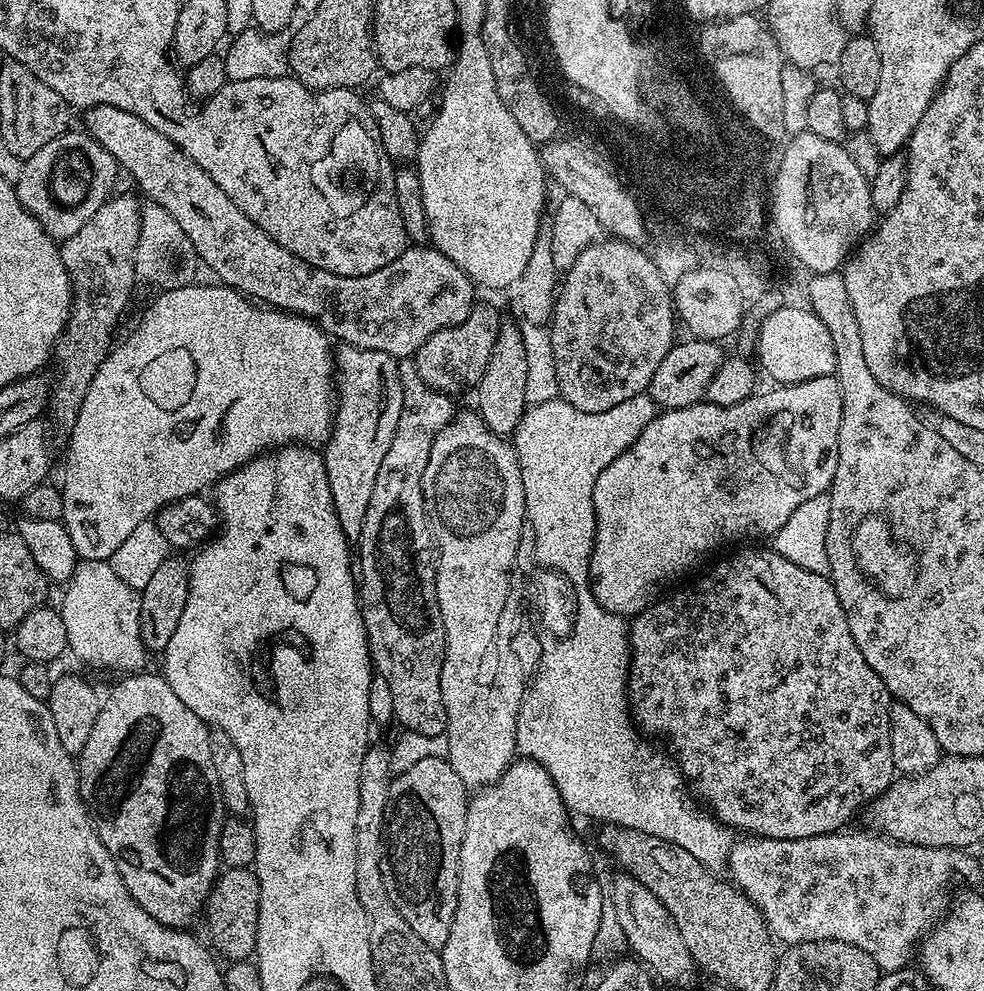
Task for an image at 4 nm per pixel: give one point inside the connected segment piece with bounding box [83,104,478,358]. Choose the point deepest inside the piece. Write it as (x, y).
(397, 309)

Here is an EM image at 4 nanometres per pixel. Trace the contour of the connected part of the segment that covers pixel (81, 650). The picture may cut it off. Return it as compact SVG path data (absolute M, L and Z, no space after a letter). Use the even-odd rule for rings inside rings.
M103 560L78 563L64 589L64 601L58 604L58 611L66 625L68 652L84 664L117 668L120 674L141 671L146 653L140 633L140 598L118 578L111 565Z

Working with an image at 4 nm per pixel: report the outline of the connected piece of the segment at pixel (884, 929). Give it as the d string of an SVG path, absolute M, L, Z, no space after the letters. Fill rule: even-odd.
M841 830L797 840L775 840L765 836L744 838L728 855L726 868L732 871L731 883L755 904L768 923L768 931L781 945L819 940L850 942L850 946L866 950L881 973L896 972L909 967L911 960L908 959L911 956L913 959L918 941L948 915L948 891L956 871L964 864L960 857L963 855L954 848L904 844L883 834L852 831Z

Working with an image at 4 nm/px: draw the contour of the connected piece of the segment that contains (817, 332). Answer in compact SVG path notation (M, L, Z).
M783 305L760 322L756 352L759 367L778 384L797 384L836 371L834 342L822 320L810 308Z

